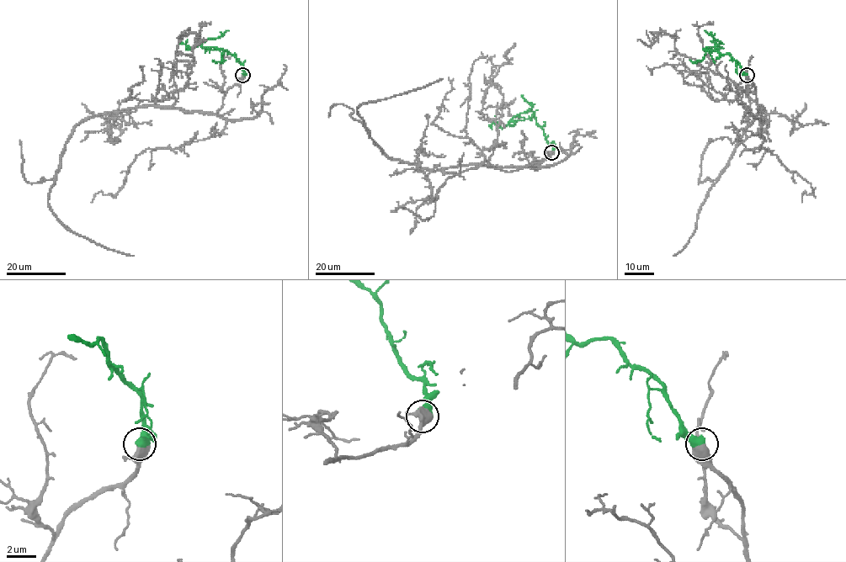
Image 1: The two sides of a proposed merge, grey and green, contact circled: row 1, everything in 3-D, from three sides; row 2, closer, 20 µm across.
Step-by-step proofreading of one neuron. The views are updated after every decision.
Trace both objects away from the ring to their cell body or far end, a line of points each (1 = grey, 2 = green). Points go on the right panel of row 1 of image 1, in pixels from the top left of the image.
1: (747, 75), (758, 111), (764, 111), (746, 129), (709, 191), (694, 232), (673, 255)
2: (747, 75), (728, 54), (720, 55), (716, 50), (705, 49), (720, 43), (704, 30)

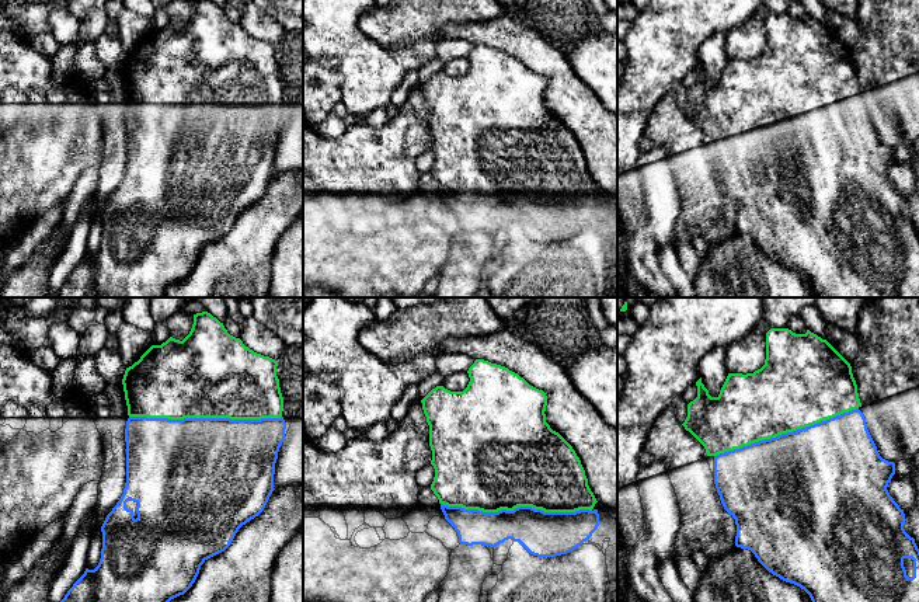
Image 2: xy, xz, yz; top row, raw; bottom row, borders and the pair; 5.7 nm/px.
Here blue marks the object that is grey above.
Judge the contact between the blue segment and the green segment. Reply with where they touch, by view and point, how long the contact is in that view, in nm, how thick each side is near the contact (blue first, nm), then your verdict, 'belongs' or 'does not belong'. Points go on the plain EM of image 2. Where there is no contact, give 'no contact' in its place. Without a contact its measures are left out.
meets blue in xy at (205, 104); contact 850 nm long; 500 nm thick on the blue side, 500 nm on the other; belongs

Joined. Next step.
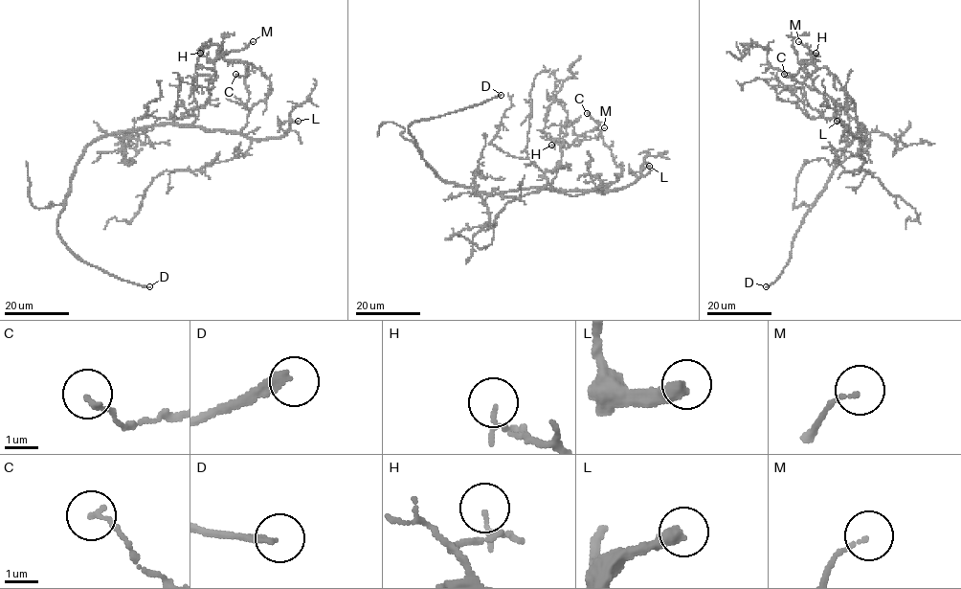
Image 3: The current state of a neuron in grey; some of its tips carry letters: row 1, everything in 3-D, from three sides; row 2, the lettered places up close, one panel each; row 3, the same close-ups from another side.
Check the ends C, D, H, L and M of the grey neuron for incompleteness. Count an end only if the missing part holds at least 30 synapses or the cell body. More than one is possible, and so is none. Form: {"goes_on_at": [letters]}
{"goes_on_at": ["D", "L"]}

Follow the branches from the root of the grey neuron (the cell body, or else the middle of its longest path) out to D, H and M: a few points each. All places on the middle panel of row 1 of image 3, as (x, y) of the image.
D: (517, 190), (487, 194), (444, 182), (423, 159), (409, 130), (413, 122), (444, 116), (501, 95)
H: (517, 190), (585, 191), (619, 178), (620, 168), (597, 129), (582, 133), (567, 147), (557, 142), (551, 145)
M: (517, 190), (585, 191), (615, 182), (620, 168), (598, 130), (582, 133), (573, 144), (594, 138), (604, 127)

